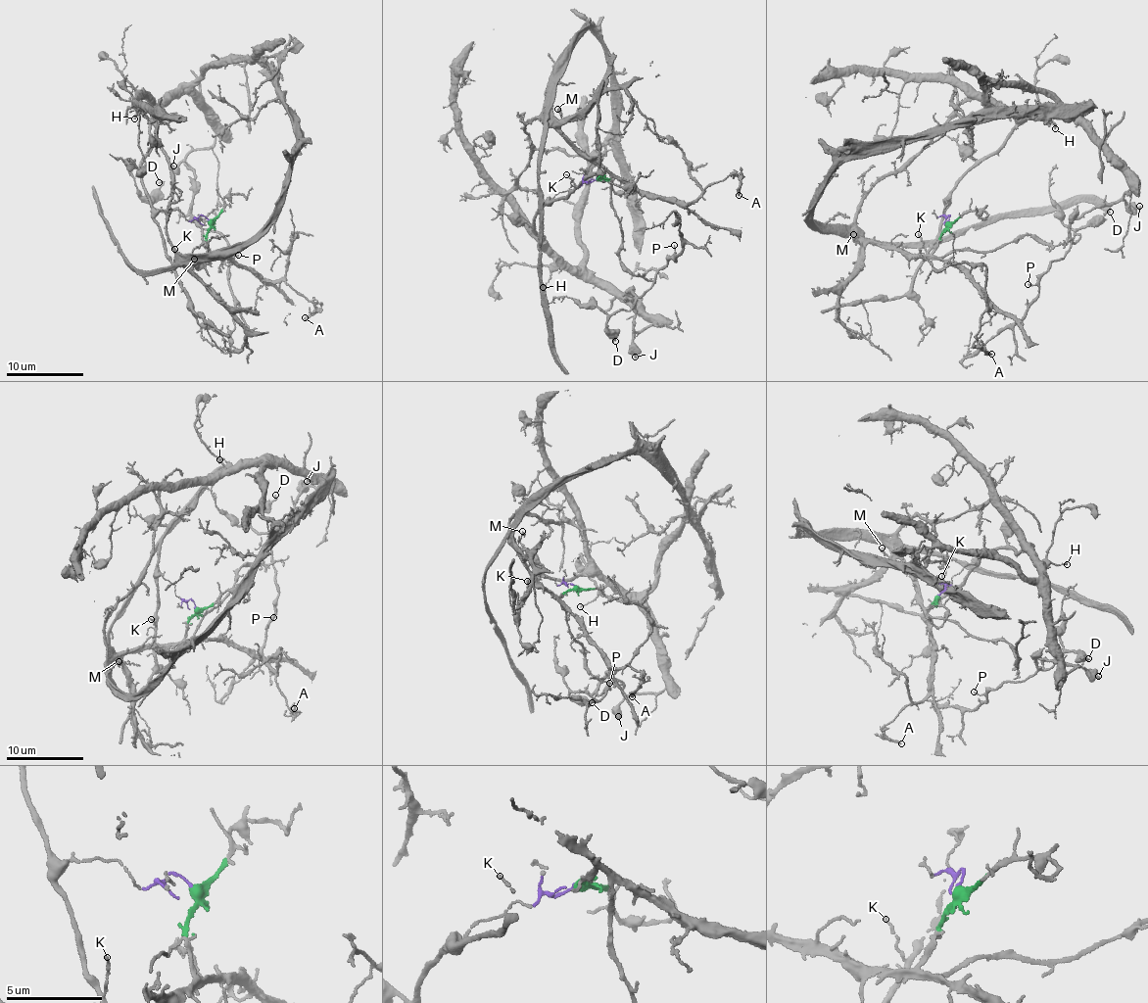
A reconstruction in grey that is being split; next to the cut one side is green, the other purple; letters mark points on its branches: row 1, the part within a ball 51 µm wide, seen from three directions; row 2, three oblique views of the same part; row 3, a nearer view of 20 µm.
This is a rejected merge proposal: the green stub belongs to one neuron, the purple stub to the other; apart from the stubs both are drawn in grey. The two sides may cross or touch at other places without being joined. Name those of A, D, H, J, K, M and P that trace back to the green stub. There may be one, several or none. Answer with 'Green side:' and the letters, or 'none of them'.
Green side: A, M

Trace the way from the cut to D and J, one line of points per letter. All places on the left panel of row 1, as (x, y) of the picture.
D: (208, 220), (138, 172), (190, 93), (215, 133), (185, 161), (192, 211), (150, 205), (158, 182)
J: (208, 220), (157, 209), (138, 172), (160, 109), (190, 93), (215, 133), (213, 145), (172, 166)

